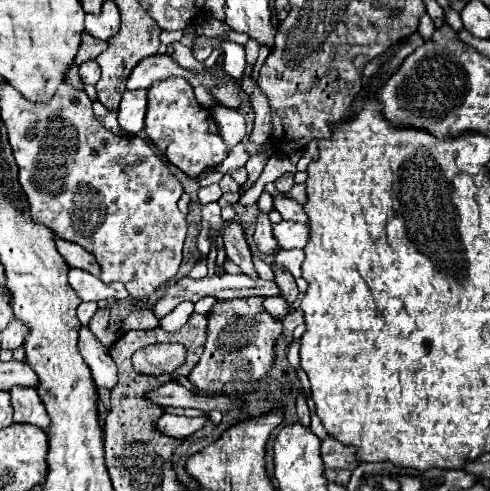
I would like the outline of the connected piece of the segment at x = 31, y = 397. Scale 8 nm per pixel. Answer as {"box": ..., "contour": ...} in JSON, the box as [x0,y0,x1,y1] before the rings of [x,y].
{"box":[11,386,49,432],"contour":[[[15,386],[11,390],[11,402],[13,402],[13,410],[15,422],[27,422],[33,426],[39,426],[43,432],[49,430],[49,416],[45,412],[45,406],[41,404],[39,394],[33,388],[21,388]]]}

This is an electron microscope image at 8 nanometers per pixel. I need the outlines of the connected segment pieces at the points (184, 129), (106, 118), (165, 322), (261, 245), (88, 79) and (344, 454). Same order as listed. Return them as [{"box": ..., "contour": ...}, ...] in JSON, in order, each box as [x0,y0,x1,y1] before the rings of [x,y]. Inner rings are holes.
[{"box":[145,78,229,178],"contour":[[[167,78],[149,88],[145,132],[149,140],[161,150],[161,154],[189,178],[197,178],[205,170],[219,166],[229,154],[229,148],[223,142],[211,112],[195,100],[193,88],[183,78]]]},{"box":[93,102,131,138],"contour":[[[93,102],[93,112],[95,112],[95,116],[97,116],[97,120],[107,128],[107,130],[111,130],[113,134],[117,134],[117,136],[123,136],[123,138],[131,138],[127,132],[123,132],[121,130],[121,126],[117,124],[117,112],[109,112],[101,102]]]},{"box":[161,302,193,332],"contour":[[[181,302],[171,314],[167,314],[163,320],[161,320],[161,328],[168,332],[177,331],[177,328],[181,328],[189,316],[193,314],[193,304],[191,302]]]},{"box":[255,210,279,254],"contour":[[[261,210],[257,214],[257,224],[255,224],[255,244],[261,254],[271,254],[271,252],[279,250],[277,240],[273,238],[273,232],[271,232],[269,216],[267,216],[267,212],[261,212]]]},{"box":[79,62,101,84],"contour":[[[87,62],[87,64],[81,64],[79,66],[79,74],[81,74],[81,80],[83,84],[97,84],[99,78],[101,78],[101,70],[99,70],[99,64],[97,62]]]},{"box":[321,438,357,470],"contour":[[[325,438],[321,442],[321,458],[327,468],[345,468],[345,470],[355,470],[357,460],[353,454],[351,446],[343,446],[333,438]]]}]

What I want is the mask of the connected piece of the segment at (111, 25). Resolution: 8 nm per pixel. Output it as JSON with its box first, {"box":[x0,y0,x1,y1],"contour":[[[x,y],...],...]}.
{"box":[85,2,119,40],"contour":[[[103,2],[101,14],[85,16],[85,30],[99,40],[109,40],[119,30],[119,10],[115,2]]]}

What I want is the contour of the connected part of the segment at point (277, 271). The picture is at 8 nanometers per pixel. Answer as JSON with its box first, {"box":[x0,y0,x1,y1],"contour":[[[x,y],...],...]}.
{"box":[271,268,299,304],"contour":[[[271,268],[271,270],[273,270],[273,274],[275,274],[275,282],[277,282],[277,286],[281,288],[283,298],[285,298],[289,304],[293,304],[293,302],[297,300],[297,296],[299,296],[295,278],[289,276],[289,272],[285,272],[285,268]]]}

